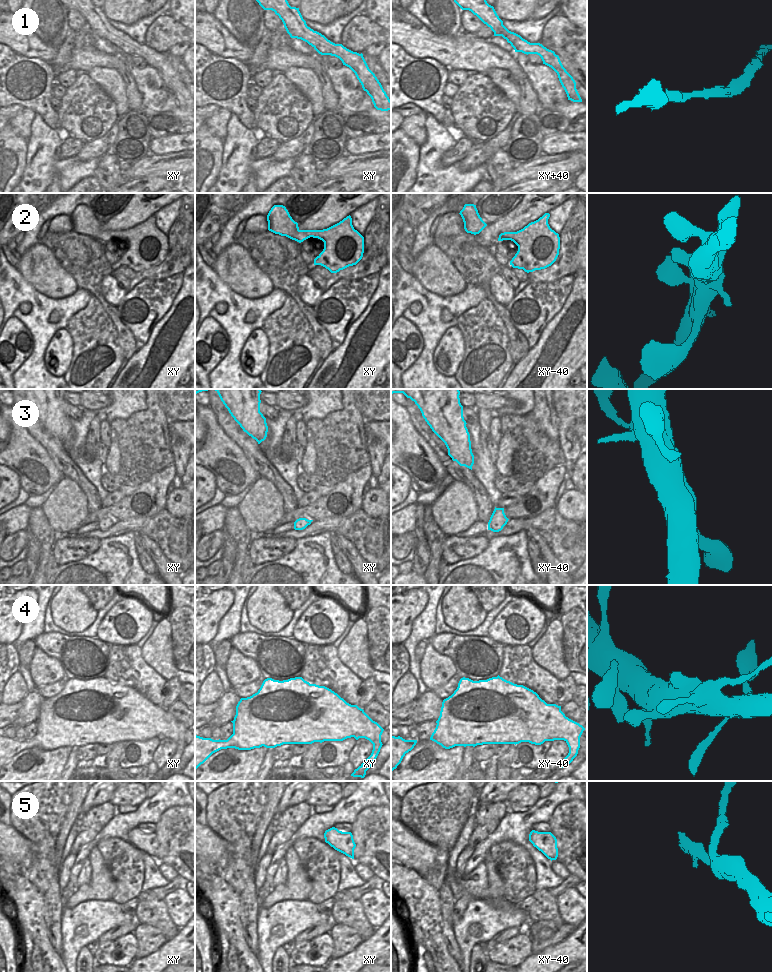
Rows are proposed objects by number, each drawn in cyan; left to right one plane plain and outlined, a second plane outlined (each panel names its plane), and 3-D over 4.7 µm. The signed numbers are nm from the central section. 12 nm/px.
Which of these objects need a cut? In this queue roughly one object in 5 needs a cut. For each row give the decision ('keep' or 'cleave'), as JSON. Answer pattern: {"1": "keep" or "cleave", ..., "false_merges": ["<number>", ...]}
{"1": "keep", "2": "keep", "3": "keep", "4": "keep", "5": "keep", "false_merges": []}

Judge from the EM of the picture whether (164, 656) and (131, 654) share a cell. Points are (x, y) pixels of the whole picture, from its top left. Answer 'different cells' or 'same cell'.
different cells

